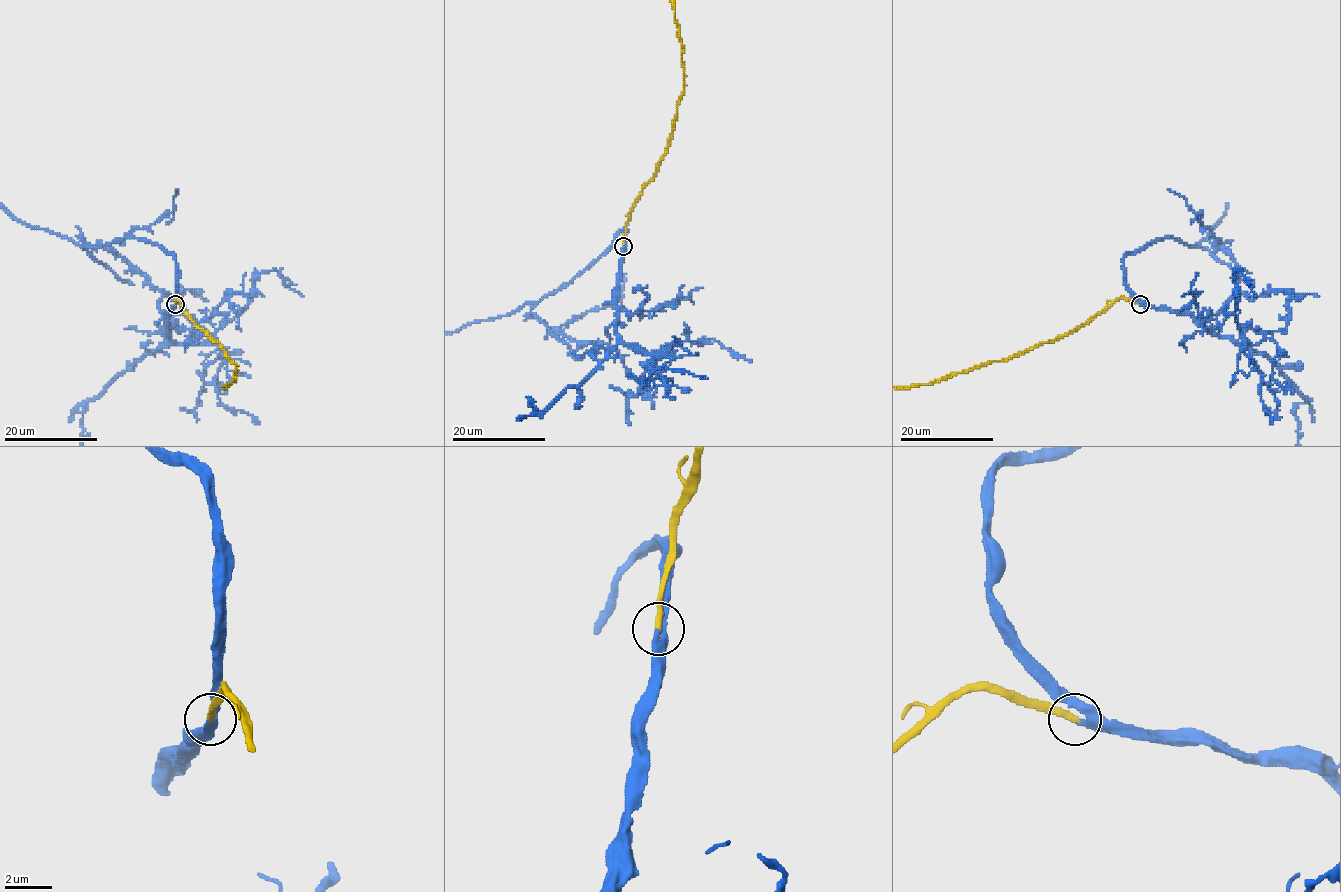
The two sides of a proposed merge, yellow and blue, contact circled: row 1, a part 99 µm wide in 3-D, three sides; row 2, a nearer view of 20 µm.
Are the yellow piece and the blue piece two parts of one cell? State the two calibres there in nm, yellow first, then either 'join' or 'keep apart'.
calibres 280 and 260 nm; join

